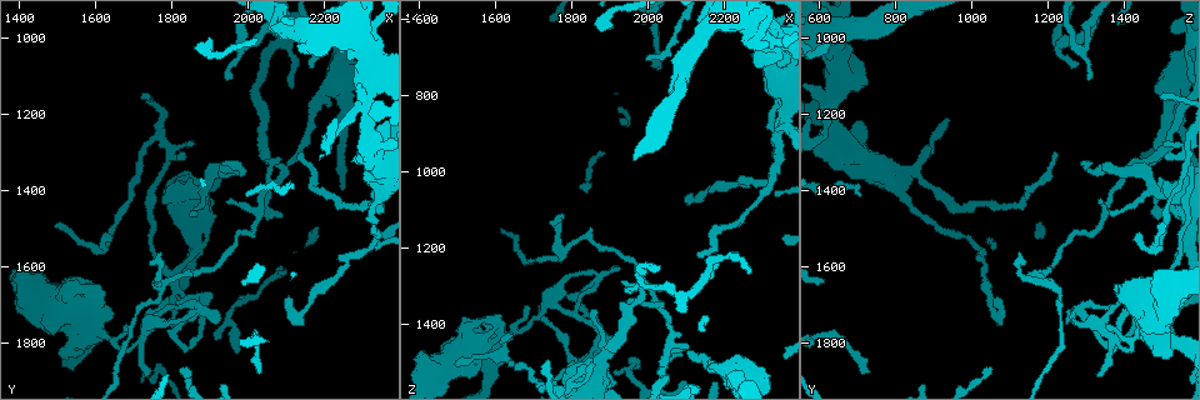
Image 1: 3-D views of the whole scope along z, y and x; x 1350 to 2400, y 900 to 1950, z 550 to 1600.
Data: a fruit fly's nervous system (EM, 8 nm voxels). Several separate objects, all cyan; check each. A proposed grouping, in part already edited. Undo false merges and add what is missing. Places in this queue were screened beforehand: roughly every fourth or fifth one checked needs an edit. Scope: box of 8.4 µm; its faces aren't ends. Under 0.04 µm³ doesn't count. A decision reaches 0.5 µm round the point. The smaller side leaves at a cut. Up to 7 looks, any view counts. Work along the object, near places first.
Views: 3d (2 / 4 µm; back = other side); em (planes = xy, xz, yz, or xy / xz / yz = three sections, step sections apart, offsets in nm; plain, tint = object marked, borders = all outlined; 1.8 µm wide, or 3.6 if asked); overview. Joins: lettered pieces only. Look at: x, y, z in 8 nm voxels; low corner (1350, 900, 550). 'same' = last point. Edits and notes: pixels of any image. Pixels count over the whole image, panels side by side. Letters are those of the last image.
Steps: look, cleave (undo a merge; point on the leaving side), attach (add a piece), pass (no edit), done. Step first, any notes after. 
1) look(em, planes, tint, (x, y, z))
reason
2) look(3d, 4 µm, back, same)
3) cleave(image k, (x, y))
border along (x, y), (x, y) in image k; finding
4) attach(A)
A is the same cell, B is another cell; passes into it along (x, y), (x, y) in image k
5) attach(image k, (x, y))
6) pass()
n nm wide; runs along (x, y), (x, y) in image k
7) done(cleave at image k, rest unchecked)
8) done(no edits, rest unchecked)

look(em, planes, borders, (1785, 1700, 1485))

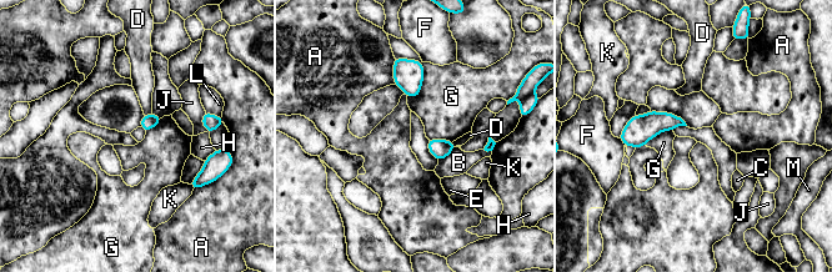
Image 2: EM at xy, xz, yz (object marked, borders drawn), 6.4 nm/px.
pass()
90 nm wide; A, B, C, D, E, F, G, H, J, K, L and M are other cells; border along (422, 63), (421, 91), (409, 97) in image 2; continuous, no second neuron

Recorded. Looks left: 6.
look(em, 3.6 µm, planes, tint, (1870, 1405, 1505))
abrupt turn

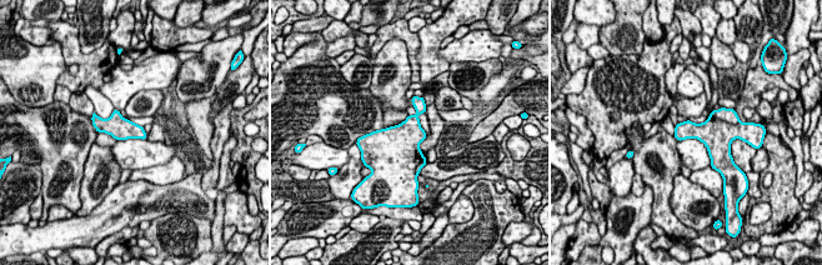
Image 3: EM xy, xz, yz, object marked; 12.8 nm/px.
look(em, 3.6 µm, planes, borders, same)
what lies round it

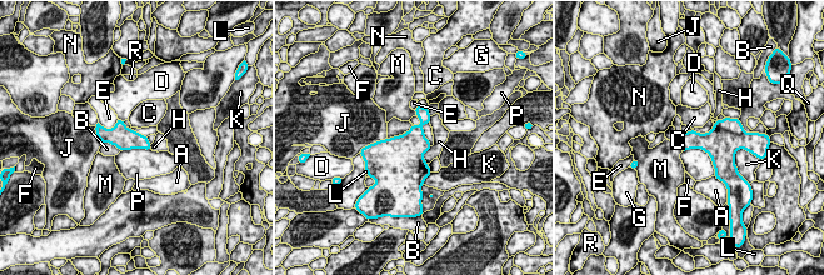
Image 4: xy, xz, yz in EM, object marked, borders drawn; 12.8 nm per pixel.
pass()
P touches over 550 nm; A, B, C, D, E, F, G, H, J, K, L, M, N, P, Q and R are other cells; border along (94, 126), (96, 136), (103, 143) in image 4; all the same neuron

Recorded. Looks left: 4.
look(3d, 2 µm, (2075, 1330, 1450))
three arms meet

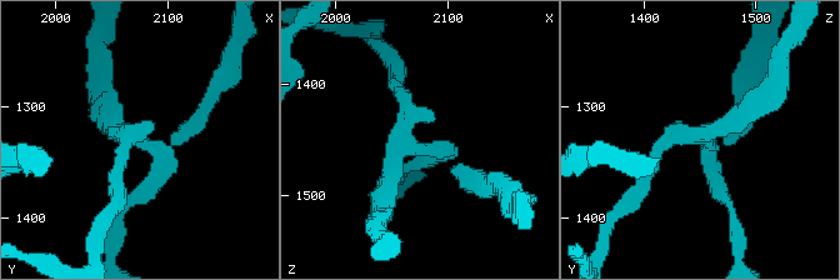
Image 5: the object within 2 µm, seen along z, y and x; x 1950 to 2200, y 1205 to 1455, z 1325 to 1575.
look(em, planes, tint, (2070, 1330, 1452))

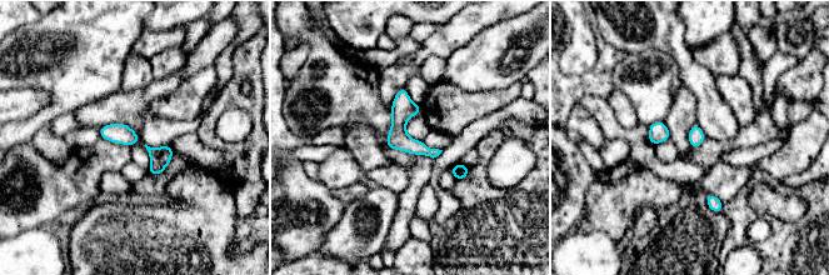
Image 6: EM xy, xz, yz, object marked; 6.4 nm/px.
look(em, planes, borders, same)

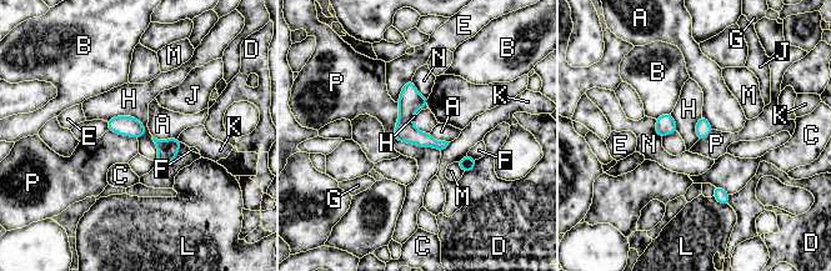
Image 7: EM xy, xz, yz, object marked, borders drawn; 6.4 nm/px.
pass()
A, B, C, D, E, F, G, H, J, K, L, M, N and P are other cells; runs along (409, 84), (408, 126), (442, 145) in image 7; all the same neuron

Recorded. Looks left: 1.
done(no edits, rest unchecked)

